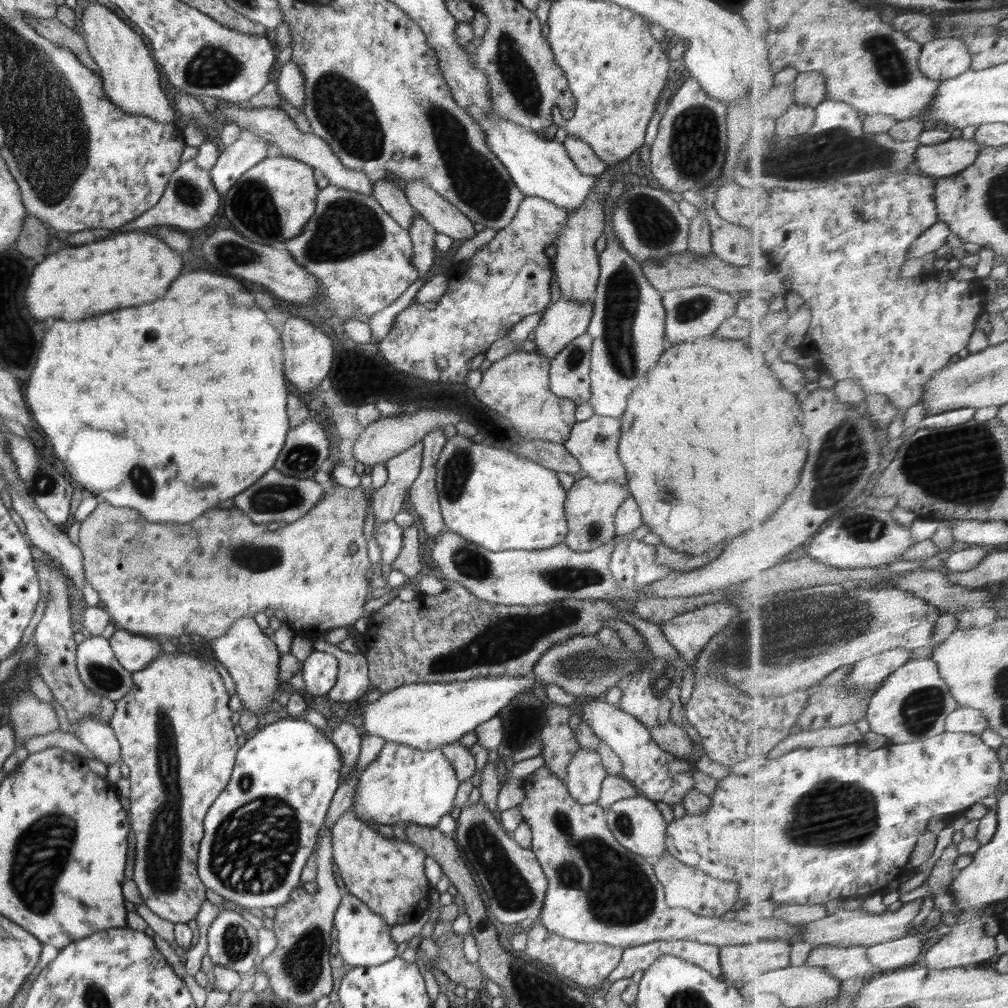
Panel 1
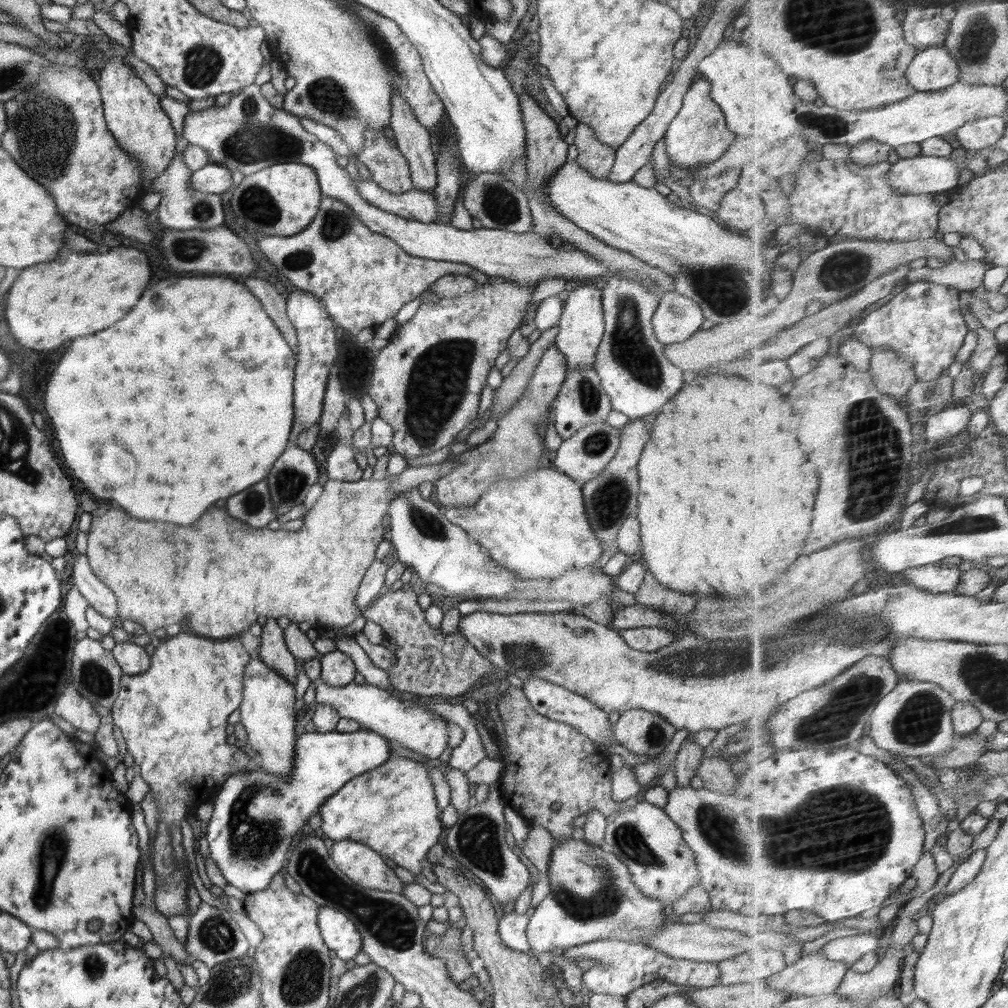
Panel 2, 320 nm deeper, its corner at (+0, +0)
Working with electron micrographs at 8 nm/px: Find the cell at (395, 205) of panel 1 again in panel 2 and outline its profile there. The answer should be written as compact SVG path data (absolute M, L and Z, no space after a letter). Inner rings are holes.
M368 127L364 131L364 142L363 147L357 152L357 158L371 172L372 181L393 194L401 194L414 189L409 164L388 133L379 133L372 127Z

